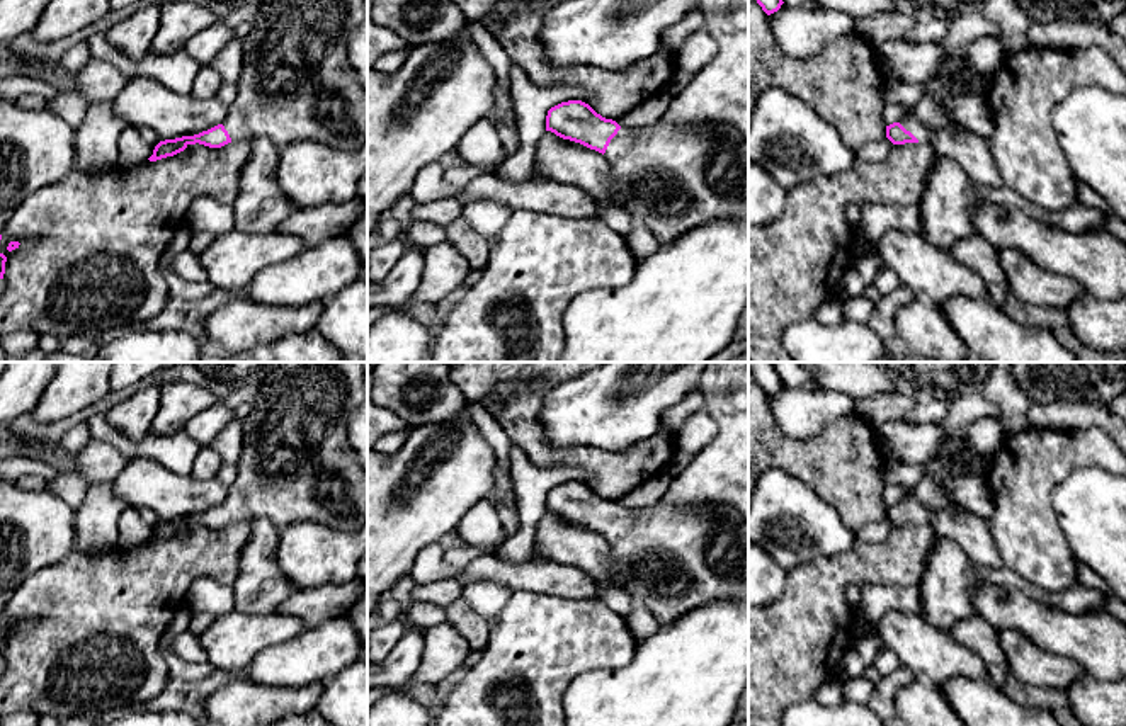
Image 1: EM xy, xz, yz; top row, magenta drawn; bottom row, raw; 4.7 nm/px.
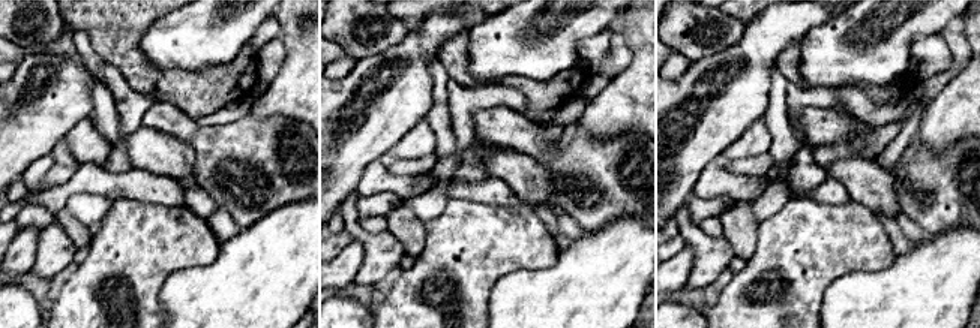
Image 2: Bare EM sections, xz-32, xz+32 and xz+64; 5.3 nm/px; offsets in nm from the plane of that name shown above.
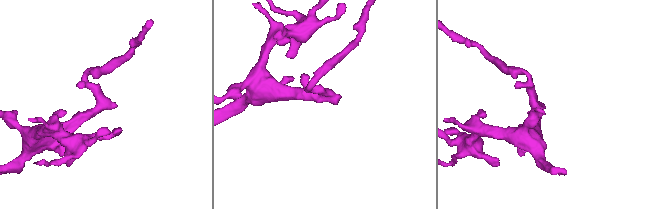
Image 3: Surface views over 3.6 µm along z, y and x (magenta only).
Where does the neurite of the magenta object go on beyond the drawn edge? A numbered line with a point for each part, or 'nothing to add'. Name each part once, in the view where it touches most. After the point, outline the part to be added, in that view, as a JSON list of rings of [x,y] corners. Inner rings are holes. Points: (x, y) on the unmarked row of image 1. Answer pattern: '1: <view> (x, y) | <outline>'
1: xz (671, 558) | [[[662,498],[650,507],[621,508],[604,536],[633,602],[645,604],[663,626],[716,598],[748,598],[748,522],[728,505],[687,508]]]

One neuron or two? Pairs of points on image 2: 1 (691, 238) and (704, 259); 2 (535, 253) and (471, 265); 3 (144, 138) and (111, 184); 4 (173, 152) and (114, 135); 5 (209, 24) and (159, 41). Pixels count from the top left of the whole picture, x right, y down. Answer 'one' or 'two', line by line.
1: one
2: one
3: two
4: one
5: one

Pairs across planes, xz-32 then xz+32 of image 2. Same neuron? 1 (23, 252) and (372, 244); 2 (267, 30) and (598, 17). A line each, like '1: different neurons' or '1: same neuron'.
1: different neurons
2: different neurons

